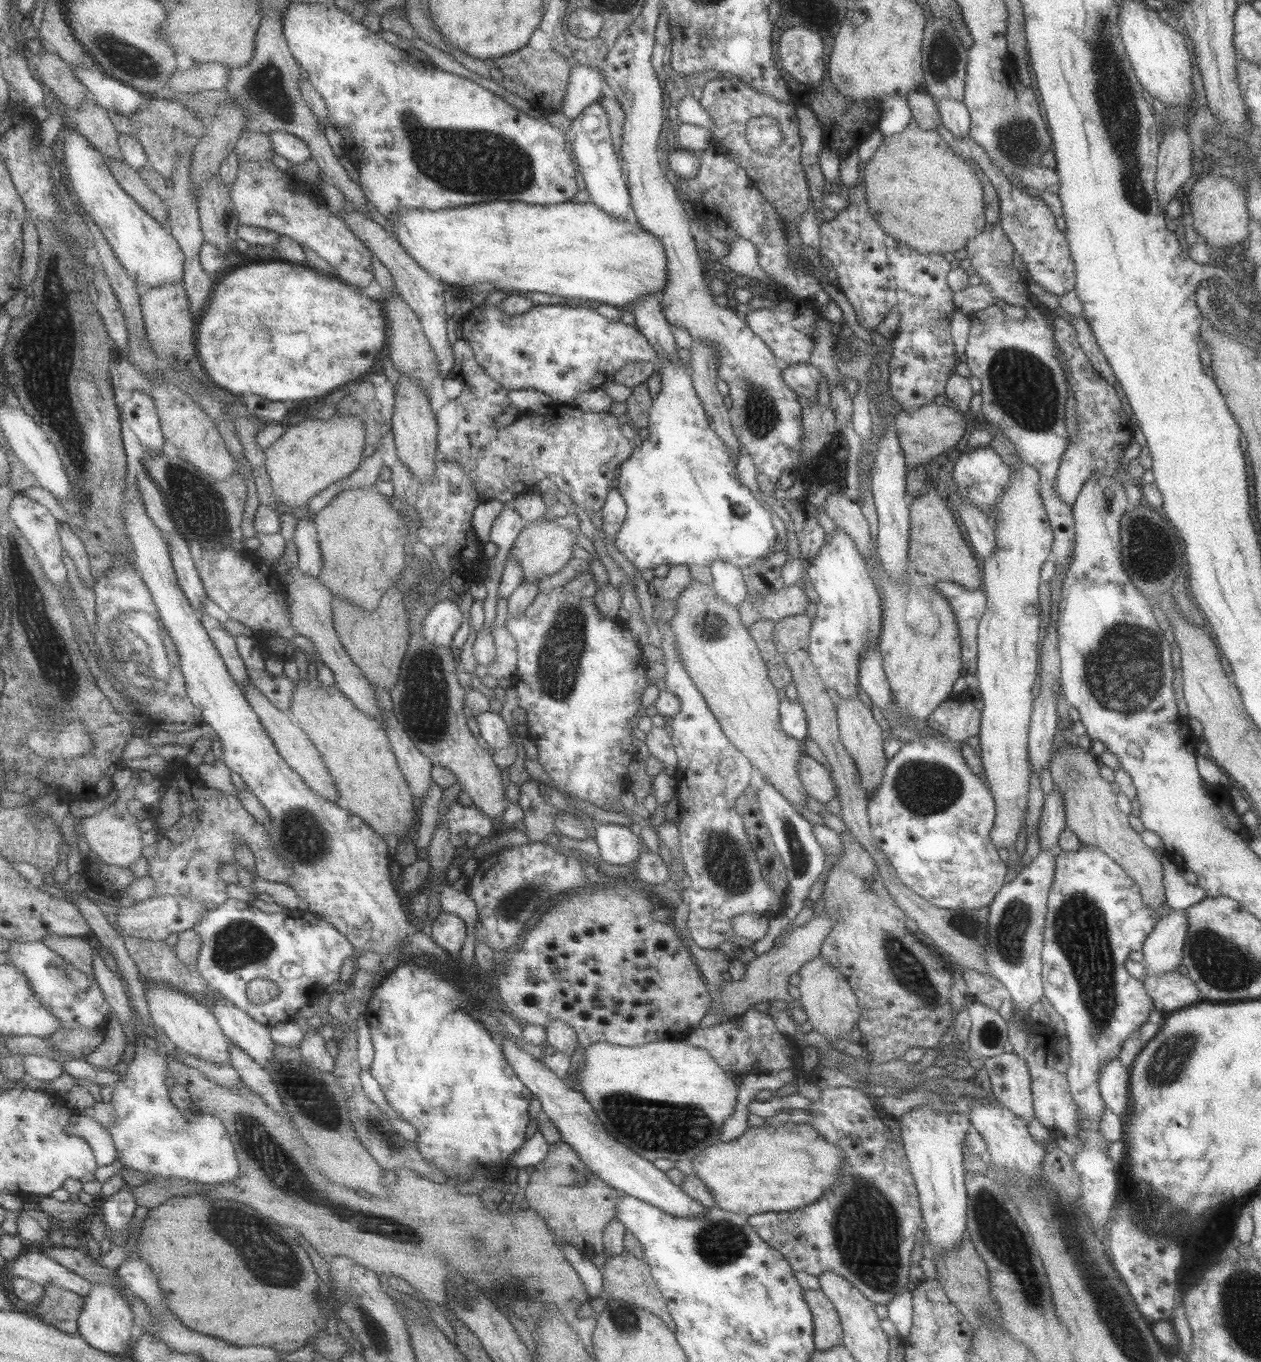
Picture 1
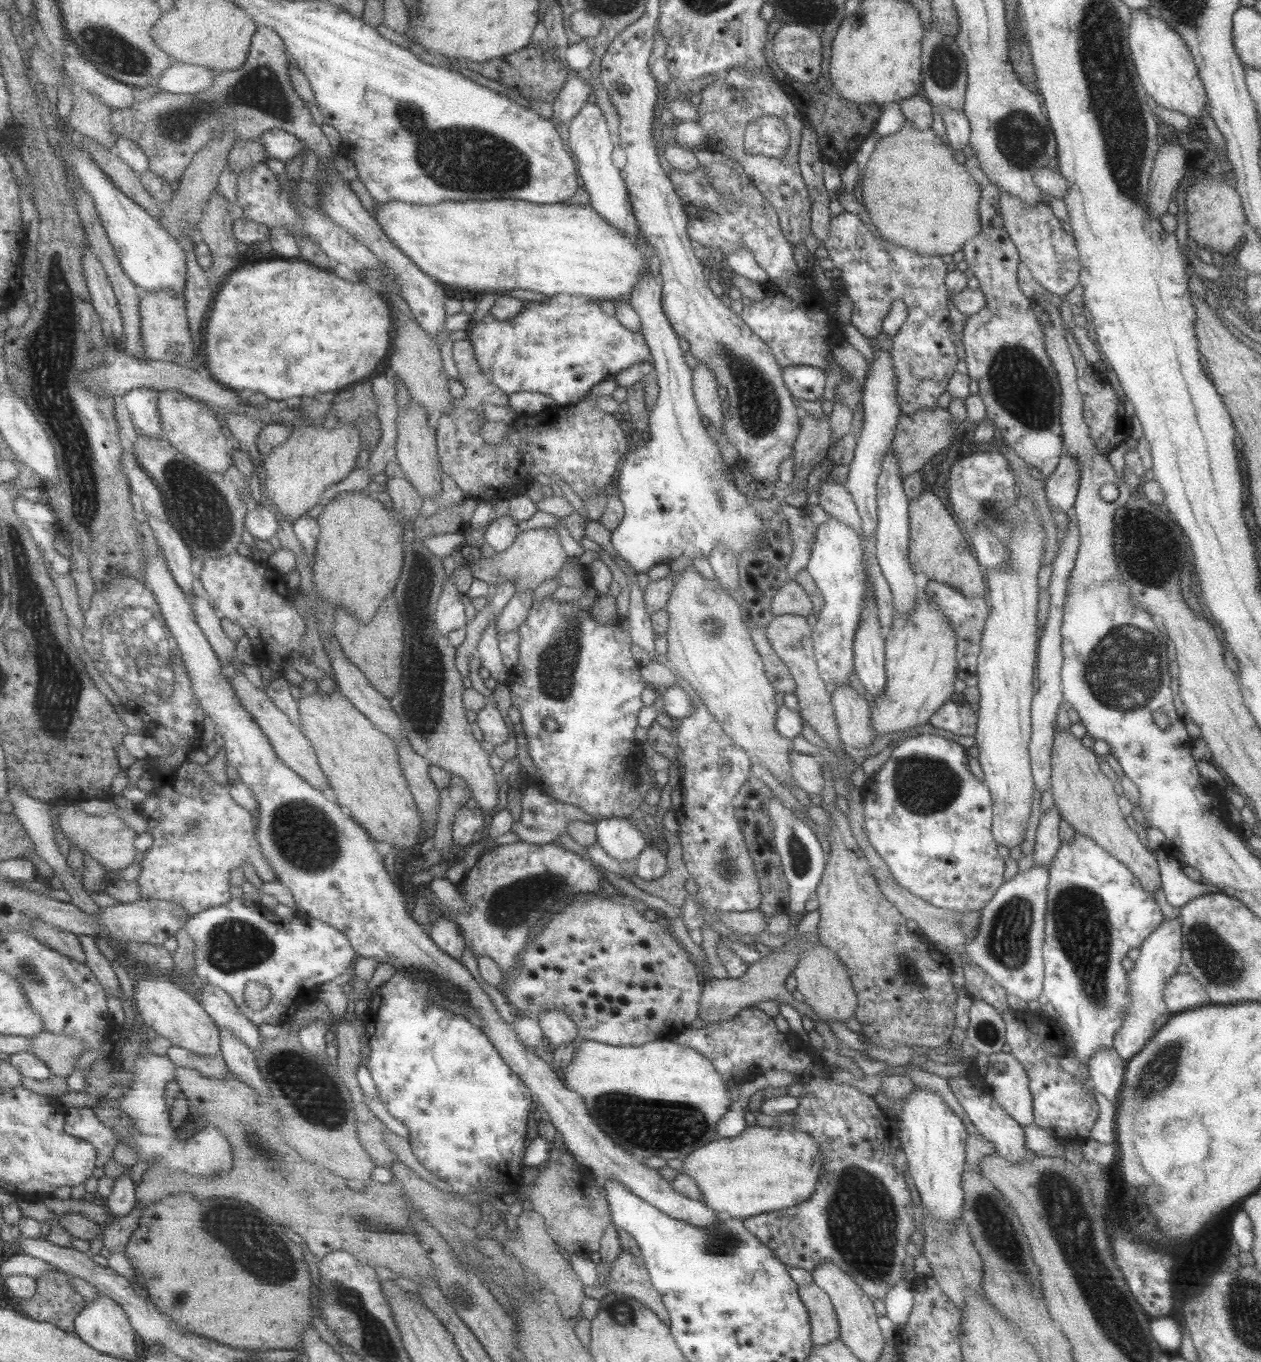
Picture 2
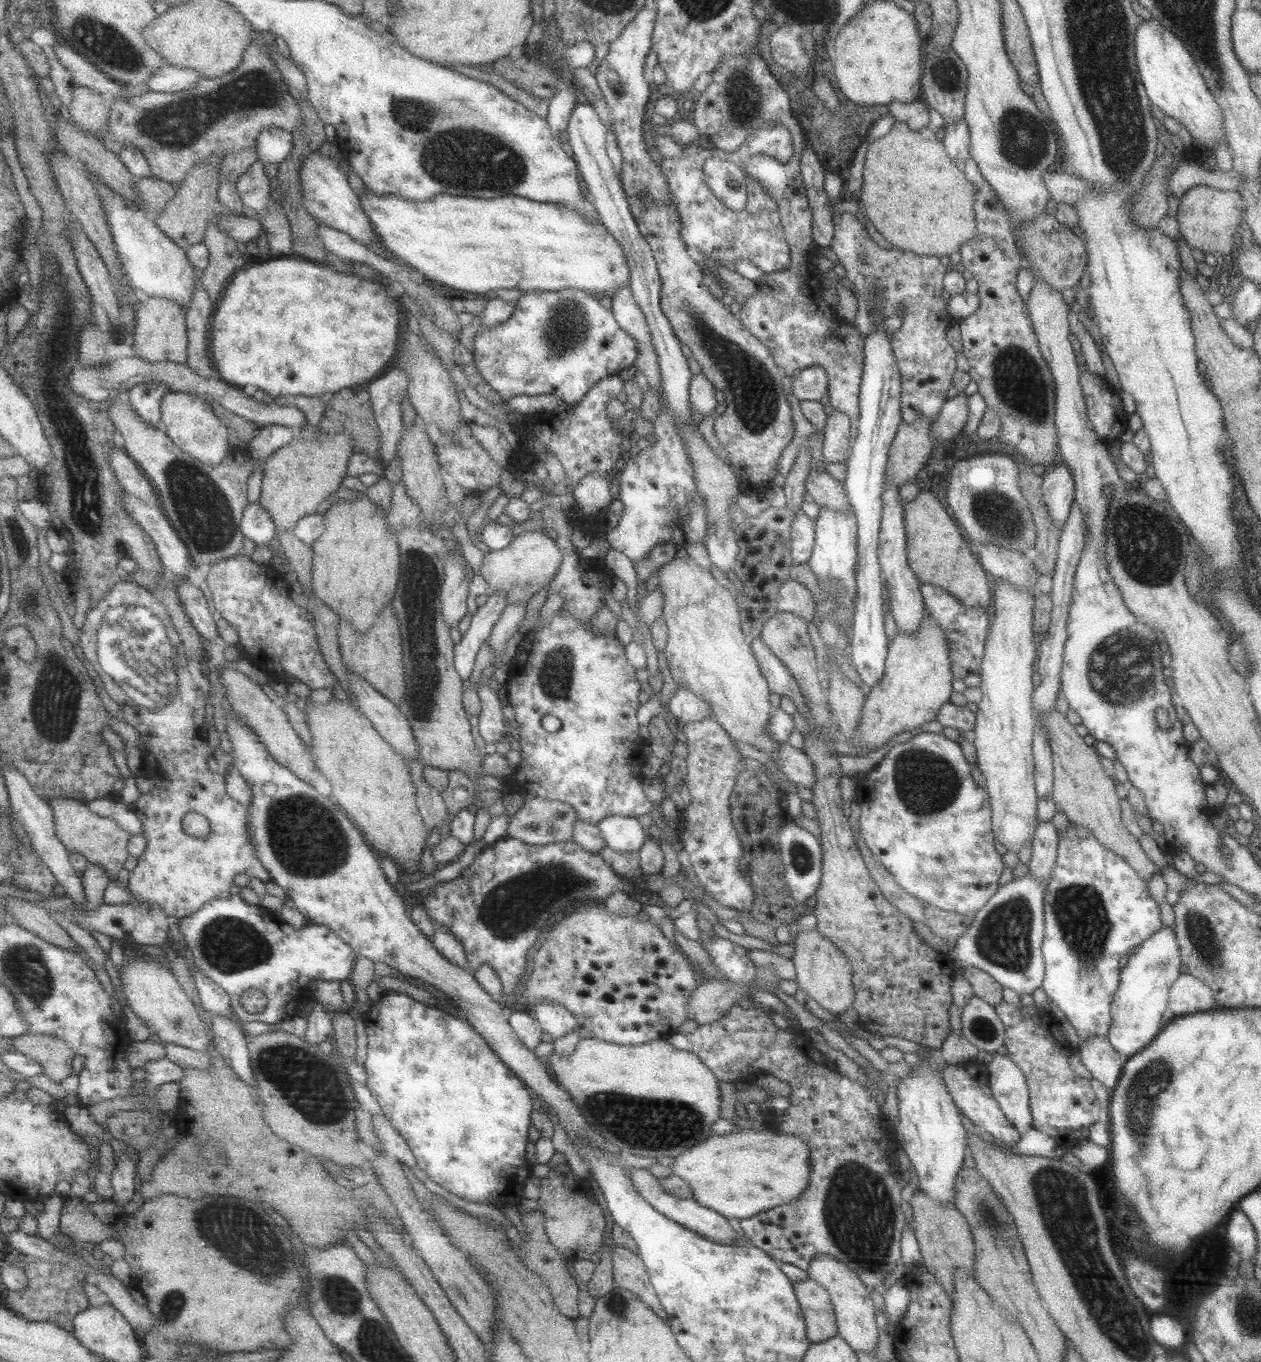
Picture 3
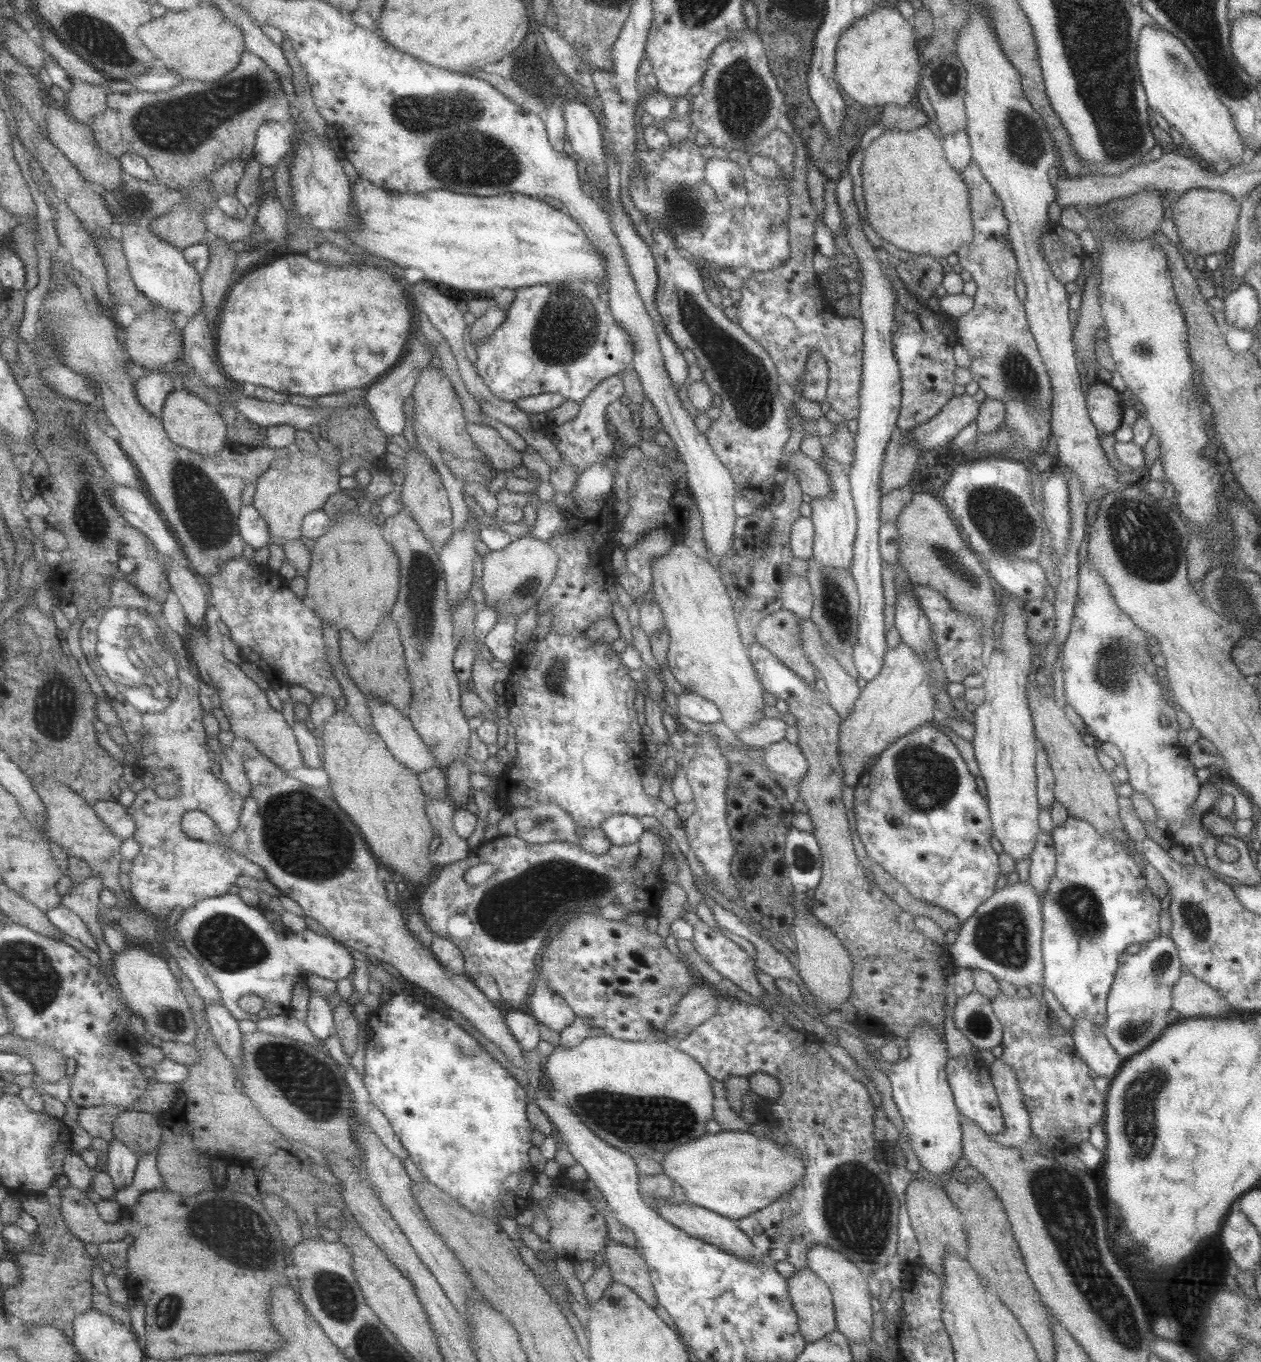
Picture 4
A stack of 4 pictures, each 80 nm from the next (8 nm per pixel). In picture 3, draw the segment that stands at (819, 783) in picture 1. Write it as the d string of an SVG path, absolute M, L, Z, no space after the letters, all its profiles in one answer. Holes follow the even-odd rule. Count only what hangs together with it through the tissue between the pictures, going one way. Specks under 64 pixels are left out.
M781 743L777 748L777 755L772 760L779 772L792 783L797 783L799 786L809 789L814 781L813 765L806 755L792 748L786 743Z

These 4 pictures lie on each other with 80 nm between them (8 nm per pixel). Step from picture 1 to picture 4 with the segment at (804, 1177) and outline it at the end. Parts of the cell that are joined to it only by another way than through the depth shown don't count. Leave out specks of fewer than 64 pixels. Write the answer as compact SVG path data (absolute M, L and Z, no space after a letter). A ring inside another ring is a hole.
M722 1130L673 1147L659 1161L660 1170L685 1193L690 1204L734 1222L766 1207L801 1180L804 1168L792 1146L781 1146L747 1131Z

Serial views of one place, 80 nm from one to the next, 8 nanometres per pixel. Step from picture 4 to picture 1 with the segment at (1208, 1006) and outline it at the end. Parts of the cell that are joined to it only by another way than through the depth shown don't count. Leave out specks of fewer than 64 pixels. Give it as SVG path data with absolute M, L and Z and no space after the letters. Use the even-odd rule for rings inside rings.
M1177 970L1155 977L1149 987L1149 996L1159 1007L1160 1012L1179 1011L1179 1008L1202 998L1195 984L1186 975L1179 974Z

